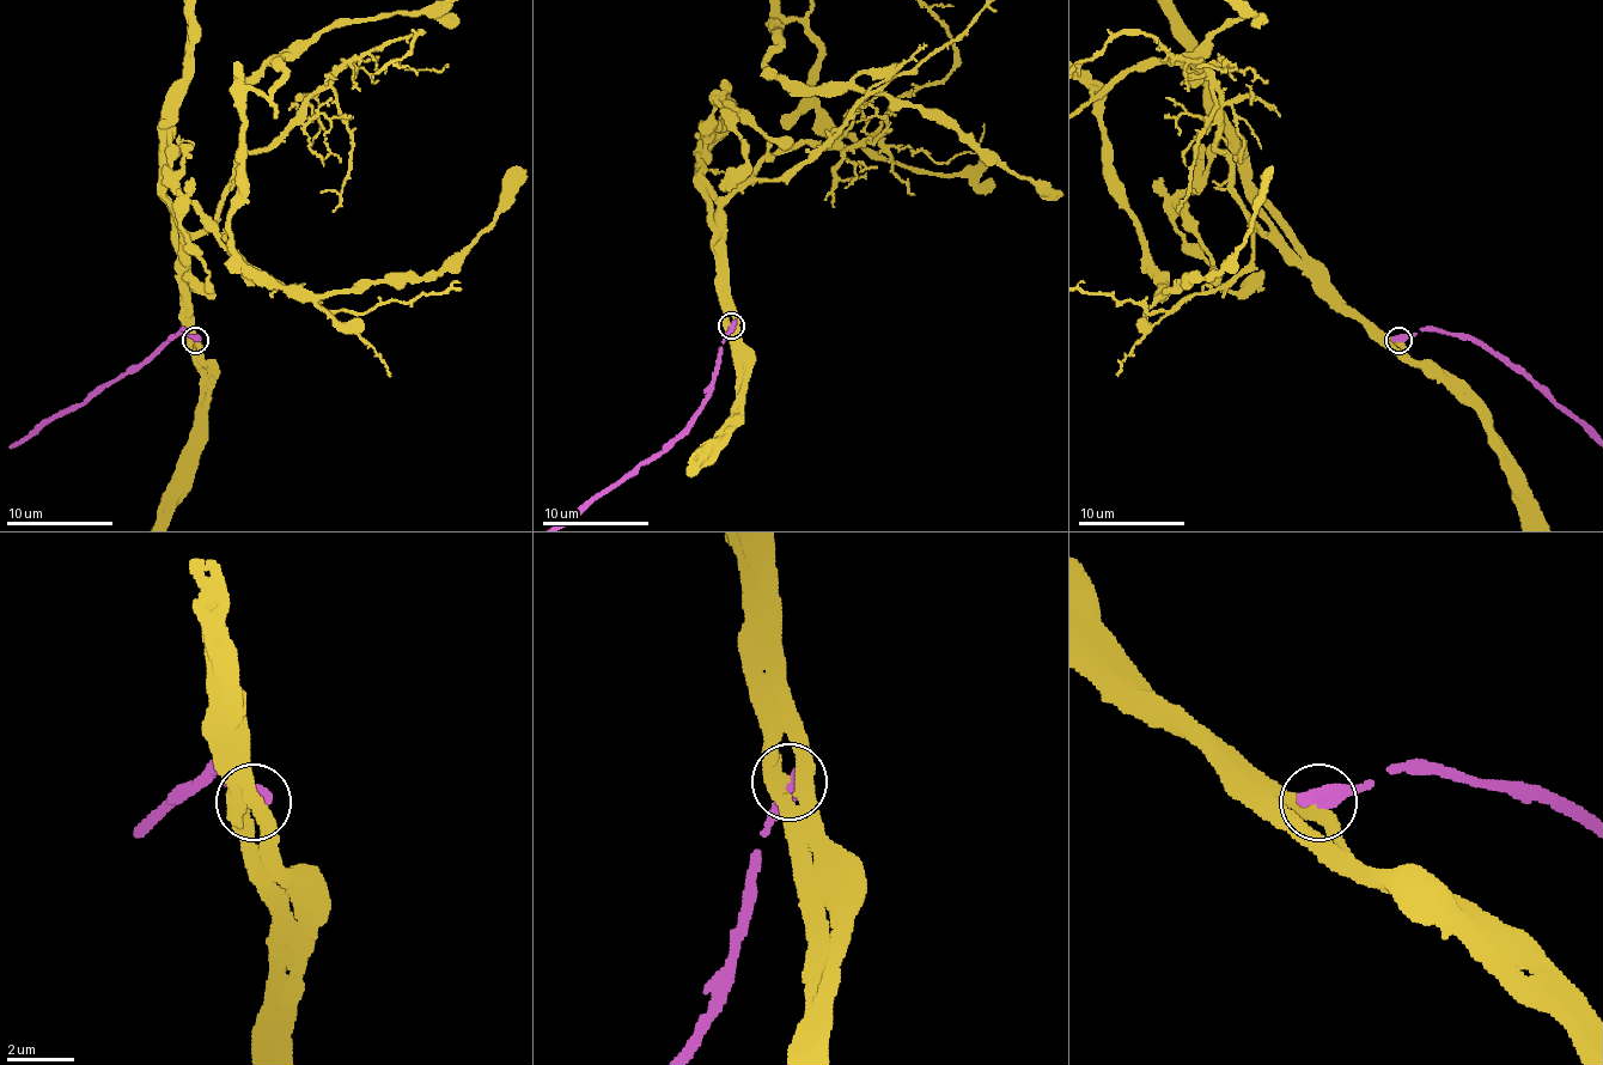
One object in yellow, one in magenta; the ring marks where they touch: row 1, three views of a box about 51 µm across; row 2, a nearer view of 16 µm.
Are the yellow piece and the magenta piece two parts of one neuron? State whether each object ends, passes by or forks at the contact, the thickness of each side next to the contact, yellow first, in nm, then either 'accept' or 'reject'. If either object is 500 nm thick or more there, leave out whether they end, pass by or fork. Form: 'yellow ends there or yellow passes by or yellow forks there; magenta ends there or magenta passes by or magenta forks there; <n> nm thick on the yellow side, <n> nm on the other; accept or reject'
380 nm thick on the yellow side, 550 nm on the other; reject

